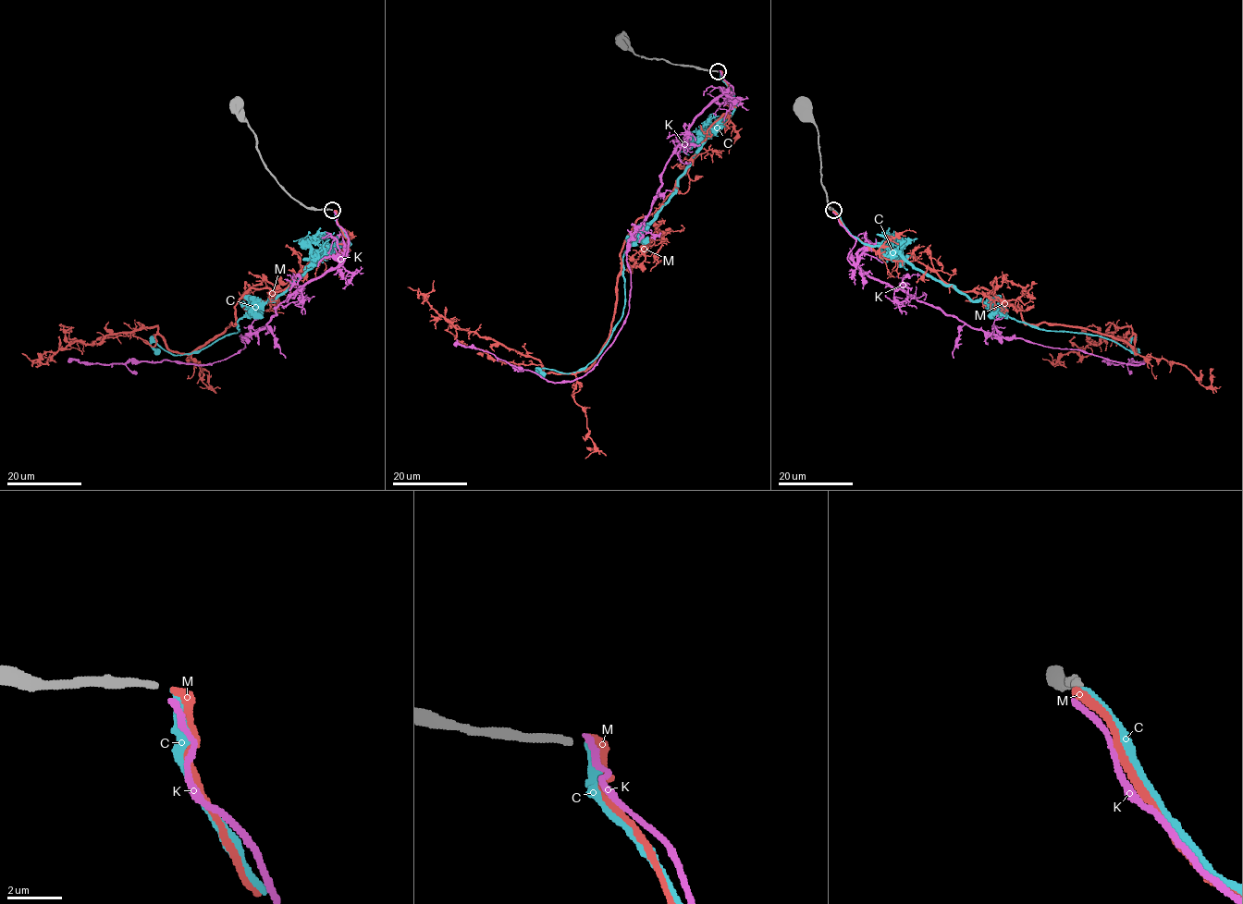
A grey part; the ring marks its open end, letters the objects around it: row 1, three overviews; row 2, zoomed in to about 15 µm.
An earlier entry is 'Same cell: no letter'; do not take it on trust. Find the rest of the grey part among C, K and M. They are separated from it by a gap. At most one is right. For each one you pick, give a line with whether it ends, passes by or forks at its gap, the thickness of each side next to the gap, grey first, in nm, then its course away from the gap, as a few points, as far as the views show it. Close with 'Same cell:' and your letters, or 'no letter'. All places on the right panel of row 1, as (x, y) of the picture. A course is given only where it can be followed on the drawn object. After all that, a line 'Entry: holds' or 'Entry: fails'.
C: it ends; calibres 260 and 320 nm; course (833, 210), (863, 242), (894, 250), (1016, 321), (1099, 335), (1136, 355), (1131, 342), (1140, 353)
Same cell: C
Entry: fails

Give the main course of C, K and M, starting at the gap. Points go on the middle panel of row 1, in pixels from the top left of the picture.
C: (719, 71), (732, 115), (623, 254), (624, 306), (611, 336), (575, 372), (537, 368), (544, 378)
K: (719, 70), (733, 92), (696, 117), (661, 174), (628, 242), (625, 323), (597, 363), (547, 382), (453, 343)
M: (719, 70), (734, 103), (627, 237), (609, 335), (588, 368), (545, 372), (538, 360), (460, 329), (407, 287)

